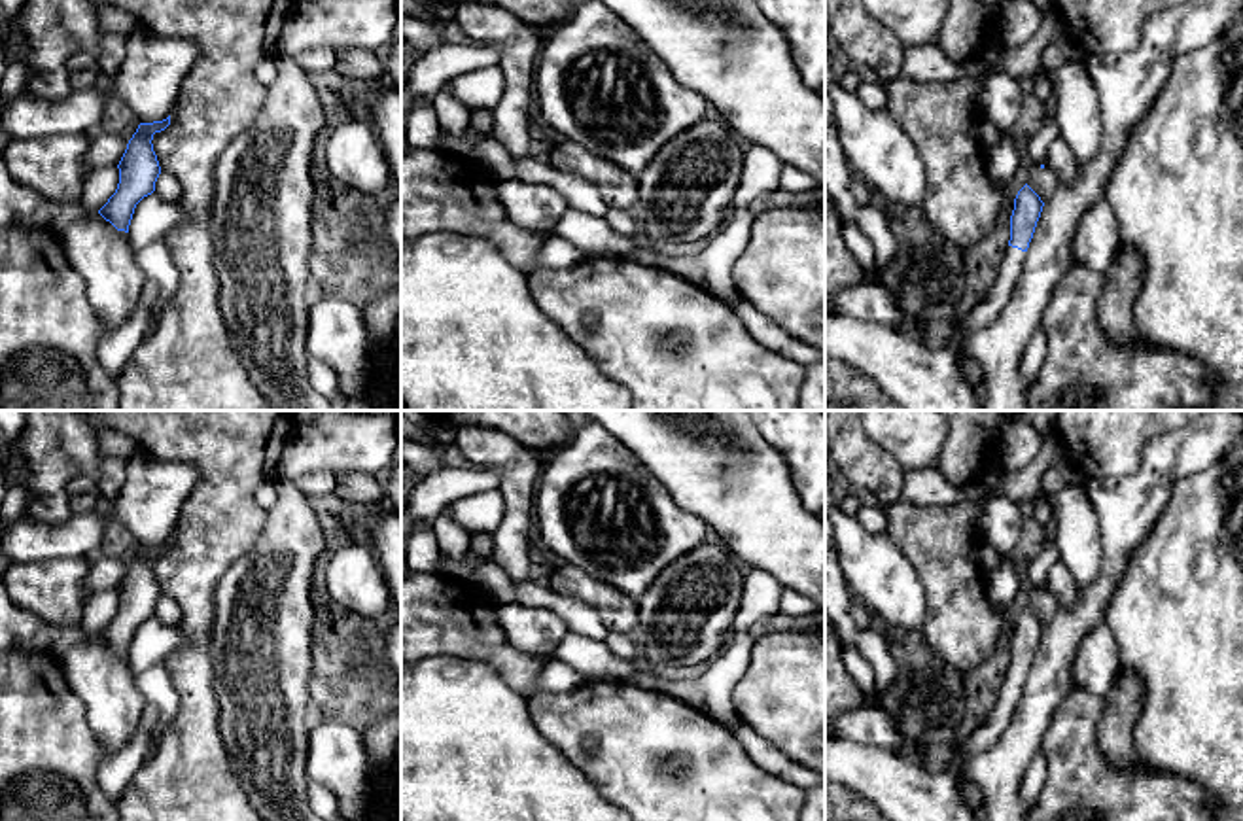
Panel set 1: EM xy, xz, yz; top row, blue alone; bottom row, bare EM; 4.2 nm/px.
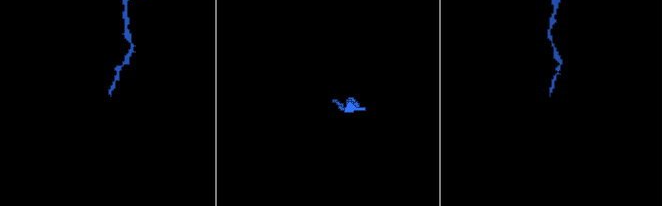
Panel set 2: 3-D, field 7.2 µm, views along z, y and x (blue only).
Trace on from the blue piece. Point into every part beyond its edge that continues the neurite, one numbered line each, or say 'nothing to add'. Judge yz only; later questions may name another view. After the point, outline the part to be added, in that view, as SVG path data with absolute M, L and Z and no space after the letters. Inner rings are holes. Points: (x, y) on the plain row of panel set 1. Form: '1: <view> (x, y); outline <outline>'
1: yz (975, 738); outline M1008 670L1005 673L997 702L986 713L986 717L980 723L967 719L967 723L957 728L959 751L950 762L950 772L961 774L965 762L972 755L984 753L999 740L1014 715L1024 685L1025 675Z

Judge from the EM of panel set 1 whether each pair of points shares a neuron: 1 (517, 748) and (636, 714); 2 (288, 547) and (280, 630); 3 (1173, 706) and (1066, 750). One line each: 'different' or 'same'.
1: different
2: same
3: different

